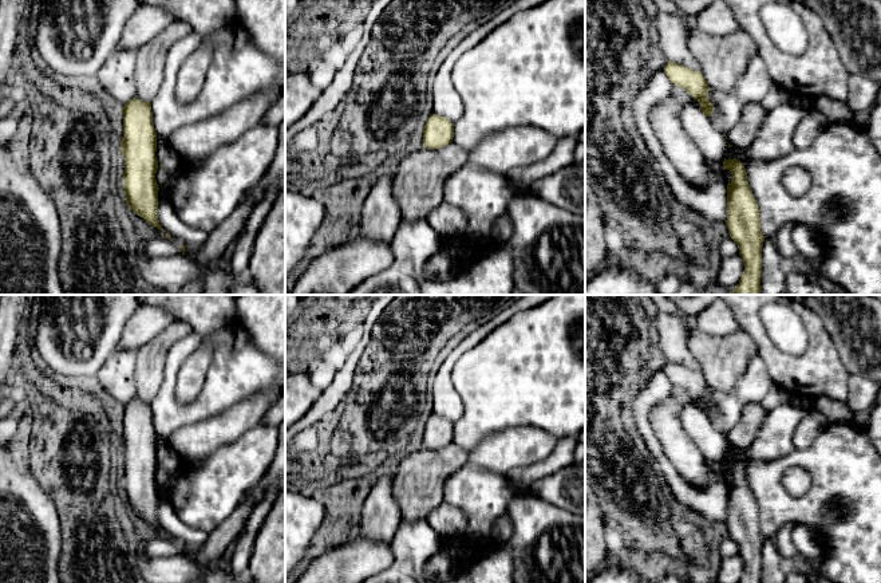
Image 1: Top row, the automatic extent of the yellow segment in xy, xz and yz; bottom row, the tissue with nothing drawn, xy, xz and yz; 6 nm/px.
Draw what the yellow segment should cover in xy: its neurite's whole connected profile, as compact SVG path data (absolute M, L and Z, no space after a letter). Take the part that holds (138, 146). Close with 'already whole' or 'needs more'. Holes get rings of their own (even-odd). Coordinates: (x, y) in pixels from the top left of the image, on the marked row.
M174 20L137 54L134 74L135 96L122 107L123 137L121 153L125 159L123 190L129 208L153 226L166 232L158 220L158 184L155 173L157 142L165 141L153 125L150 102L158 92L170 47L191 32L185 21Z | needs more

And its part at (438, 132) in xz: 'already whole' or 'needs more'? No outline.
needs more

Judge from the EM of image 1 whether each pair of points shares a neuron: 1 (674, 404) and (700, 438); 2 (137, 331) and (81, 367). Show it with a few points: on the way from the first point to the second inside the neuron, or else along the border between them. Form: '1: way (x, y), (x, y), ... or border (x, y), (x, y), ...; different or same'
1: border (687, 404), (679, 413), (679, 421), (692, 441); different
2: border (134, 314), (126, 322), (119, 343), (115, 347); different

